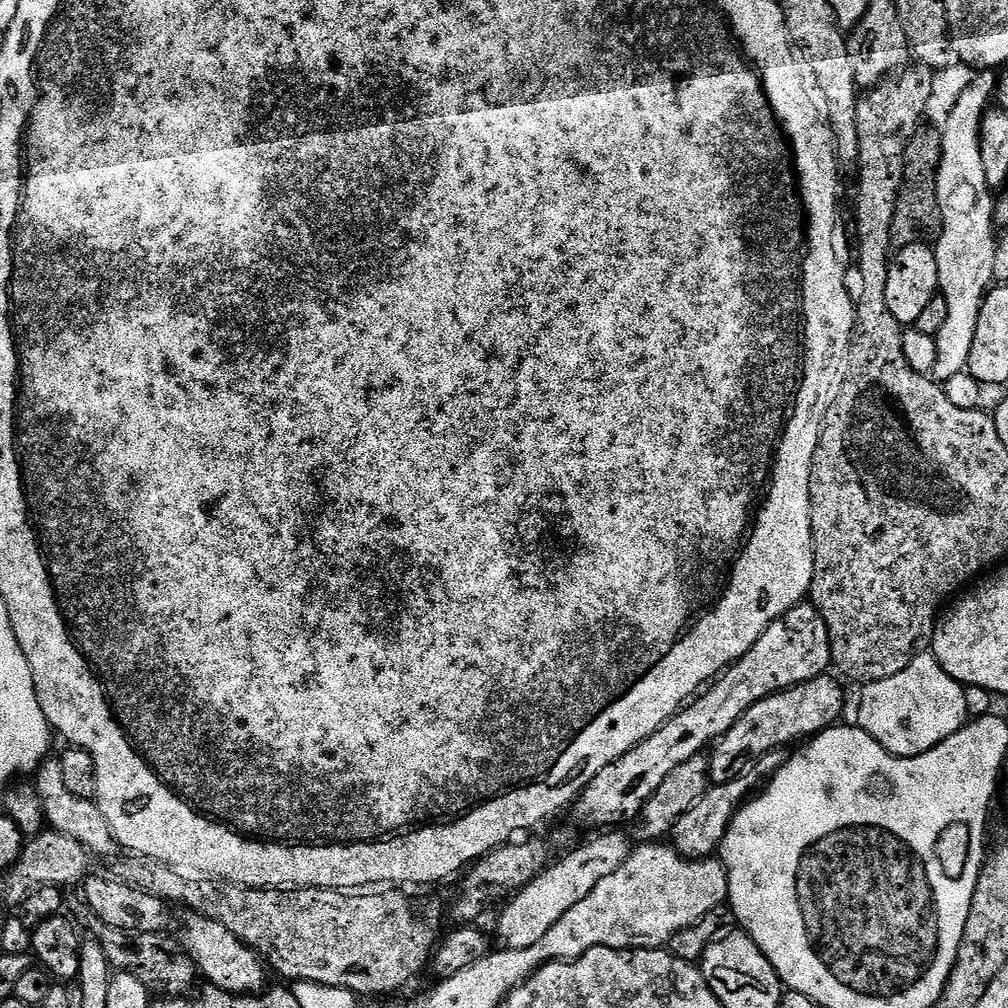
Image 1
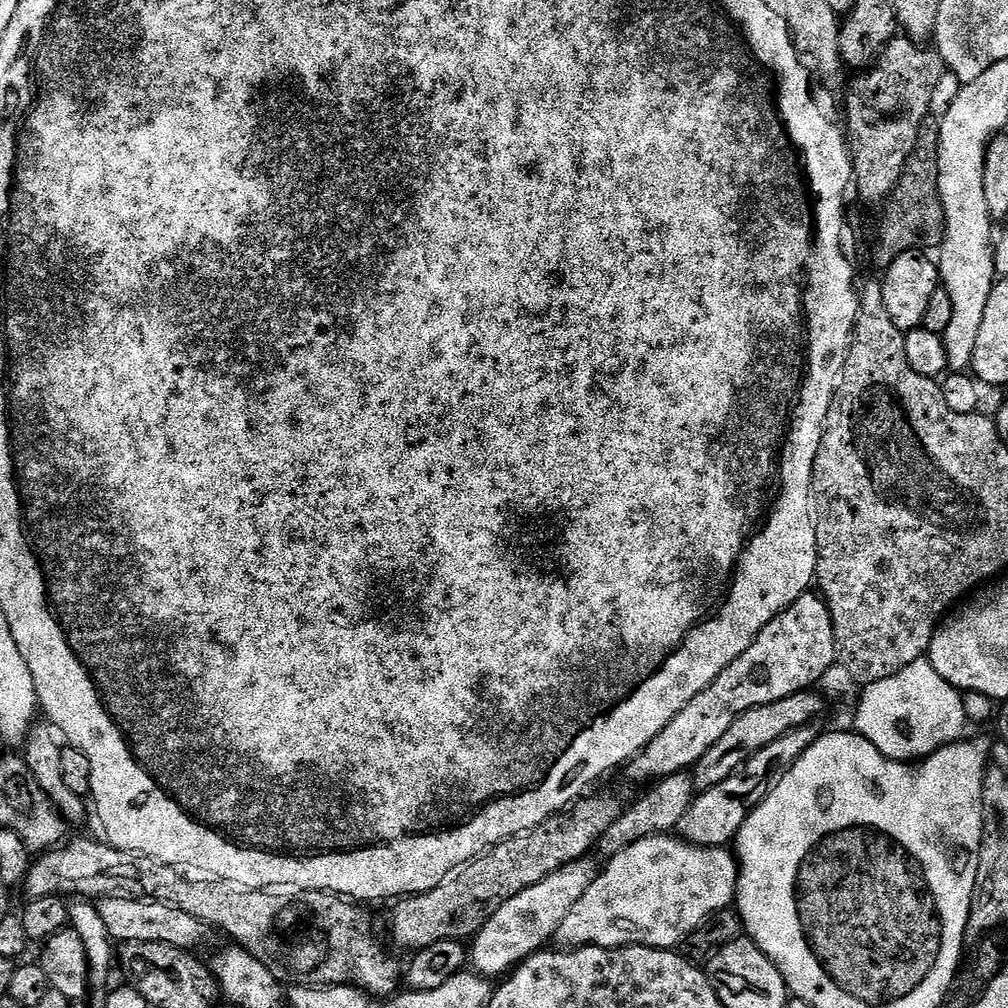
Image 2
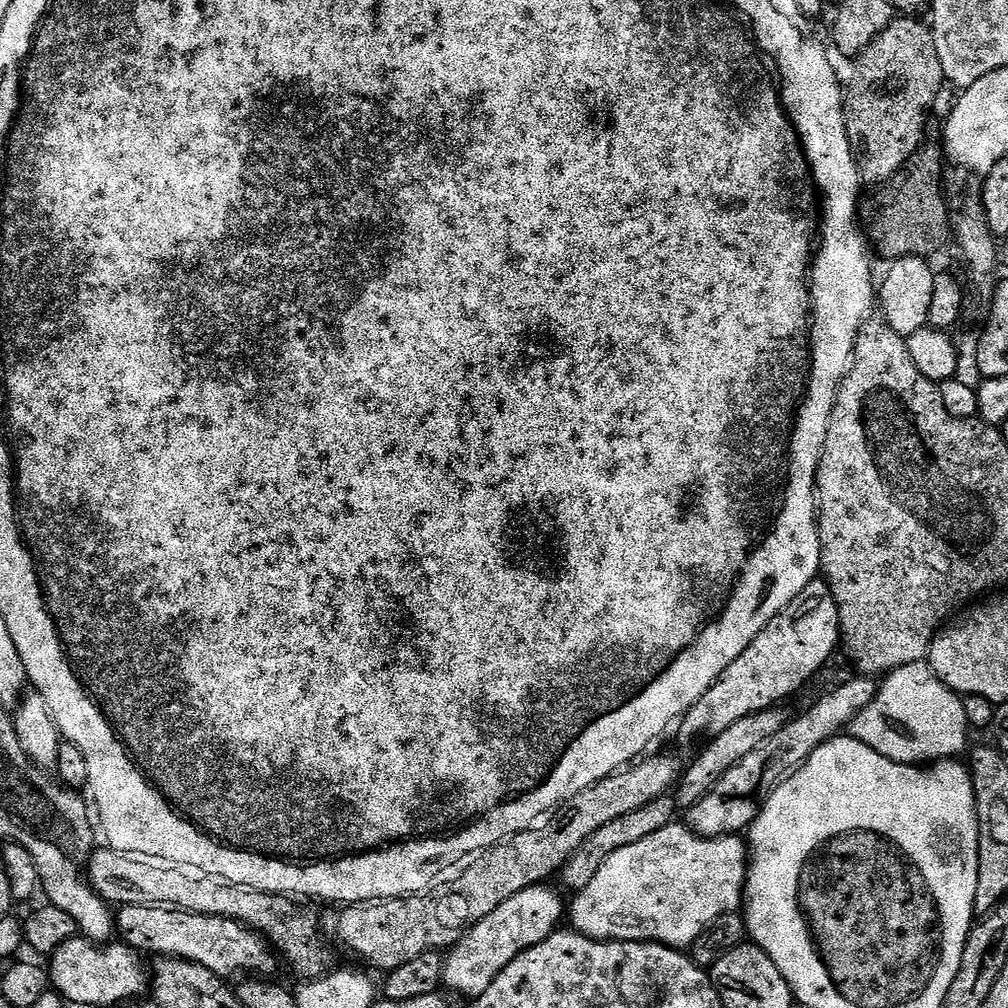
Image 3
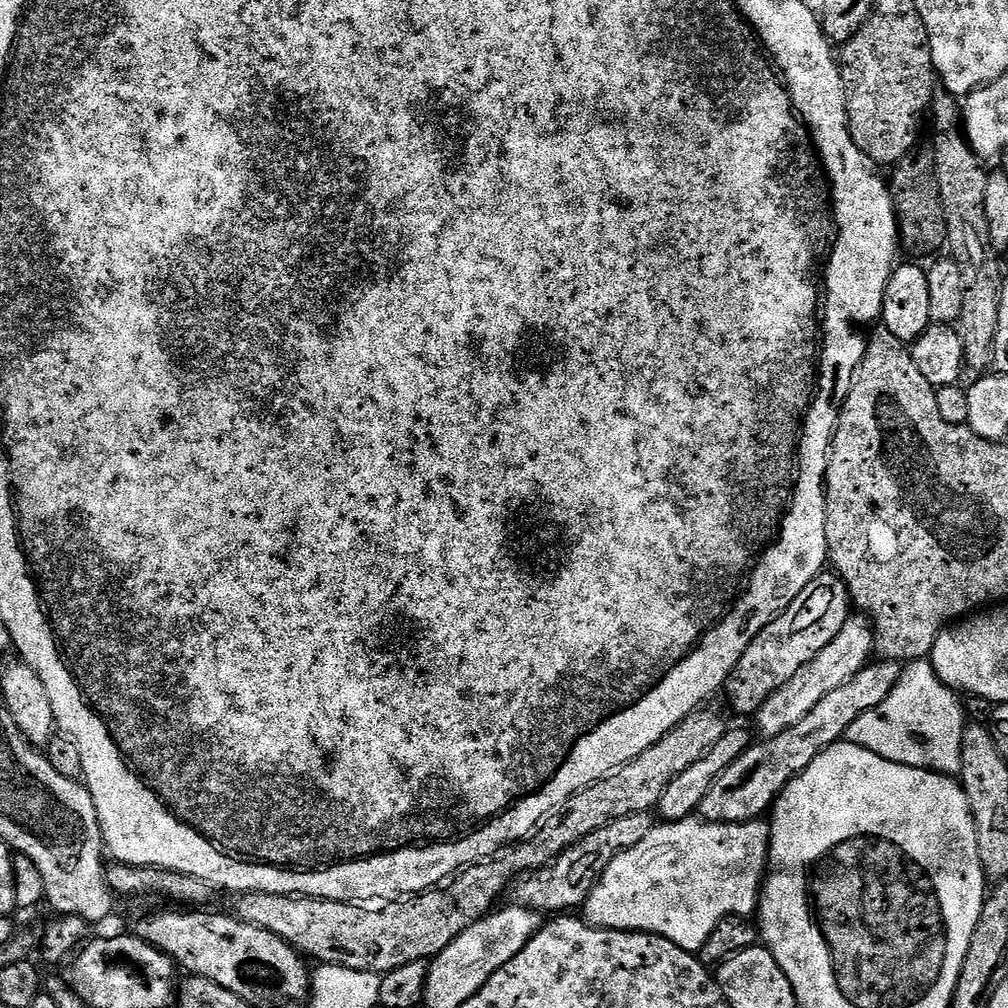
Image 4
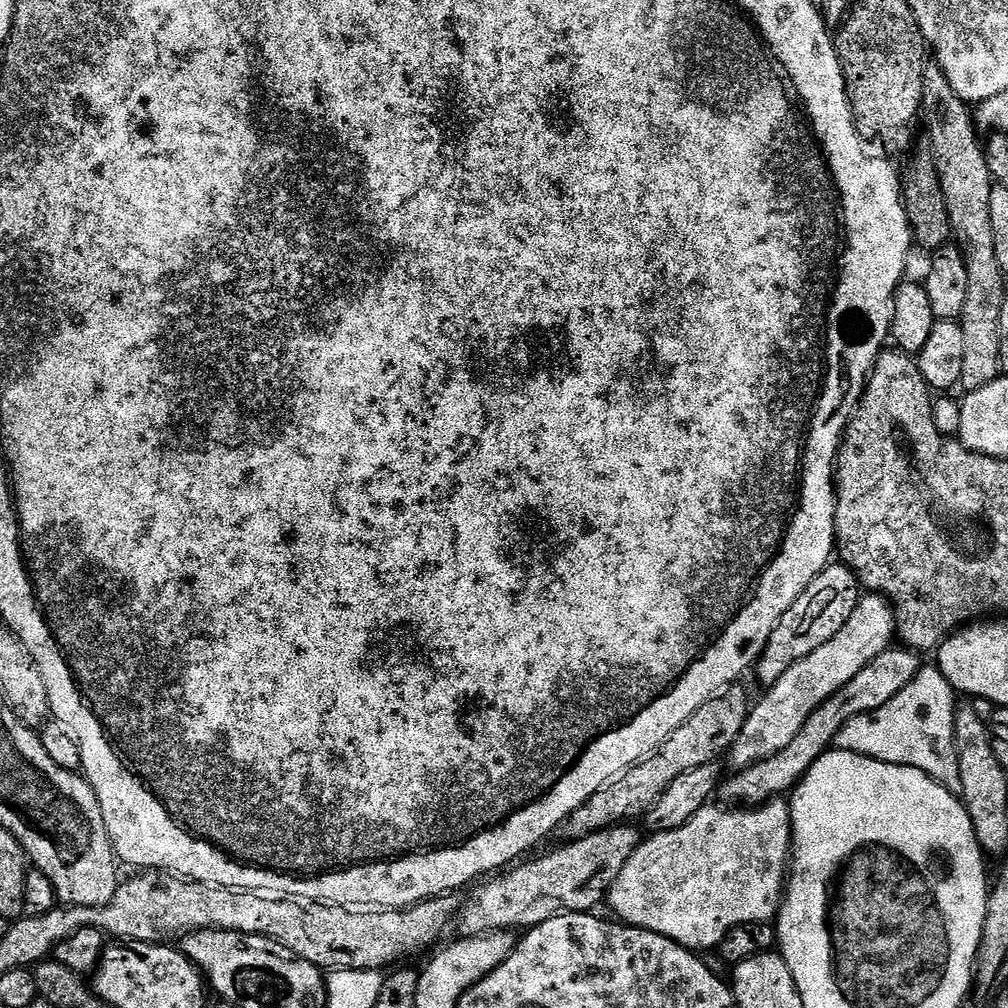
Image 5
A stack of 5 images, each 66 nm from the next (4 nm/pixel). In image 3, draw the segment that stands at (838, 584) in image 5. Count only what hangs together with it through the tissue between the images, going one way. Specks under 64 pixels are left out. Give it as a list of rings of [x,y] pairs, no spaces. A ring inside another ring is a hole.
[[[814,578],[797,592],[794,602],[786,606],[750,646],[740,649],[738,658],[726,666],[714,686],[698,698],[690,711],[683,713],[680,736],[684,740],[700,740],[722,734],[734,722],[767,708],[783,705],[791,692],[808,684],[828,664],[828,659],[842,644],[838,602],[832,587],[823,578]],[[684,719],[684,721],[682,721]],[[704,736],[704,737],[703,737]]]

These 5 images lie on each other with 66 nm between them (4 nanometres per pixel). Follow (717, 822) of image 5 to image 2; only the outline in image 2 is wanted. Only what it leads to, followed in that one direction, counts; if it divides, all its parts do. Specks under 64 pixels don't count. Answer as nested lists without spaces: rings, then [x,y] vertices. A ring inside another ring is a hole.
[[[676,834],[642,838],[621,852],[615,853],[608,865],[599,869],[596,880],[570,906],[570,914],[562,918],[554,937],[561,949],[573,948],[630,948],[641,944],[647,948],[675,949],[692,933],[704,927],[718,912],[731,909],[736,898],[736,883],[740,877],[738,861],[727,847],[703,848],[689,844]]]

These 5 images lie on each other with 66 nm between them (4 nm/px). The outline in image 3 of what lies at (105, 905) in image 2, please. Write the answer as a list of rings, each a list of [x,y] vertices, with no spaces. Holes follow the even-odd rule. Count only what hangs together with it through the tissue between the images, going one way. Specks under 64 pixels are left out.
[[[123,905],[115,913],[114,928],[120,932],[126,943],[141,954],[156,952],[157,955],[174,956],[179,960],[189,960],[198,966],[206,966],[214,974],[233,978],[239,972],[255,974],[260,978],[275,977],[278,956],[271,944],[236,920],[224,916],[203,916],[193,912],[183,912],[177,908]]]

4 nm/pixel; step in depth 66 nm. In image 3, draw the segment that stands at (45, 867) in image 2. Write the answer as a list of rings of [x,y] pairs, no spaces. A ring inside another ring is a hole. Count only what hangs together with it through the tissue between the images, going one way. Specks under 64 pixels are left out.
[[[100,846],[88,857],[86,865],[86,879],[92,889],[107,900],[109,905],[123,906],[154,906],[159,904],[162,908],[177,908],[183,912],[193,912],[203,916],[224,916],[227,920],[236,920],[259,932],[273,949],[292,967],[296,976],[301,976],[301,981],[314,981],[326,976],[333,971],[332,952],[324,945],[320,937],[320,920],[312,908],[303,908],[303,903],[289,898],[284,894],[275,892],[259,892],[241,884],[231,884],[228,880],[218,878],[214,874],[206,874],[206,870],[198,870],[198,866],[182,866],[171,864],[165,860],[154,860],[147,856],[134,856],[131,852],[120,852],[117,848]]]

